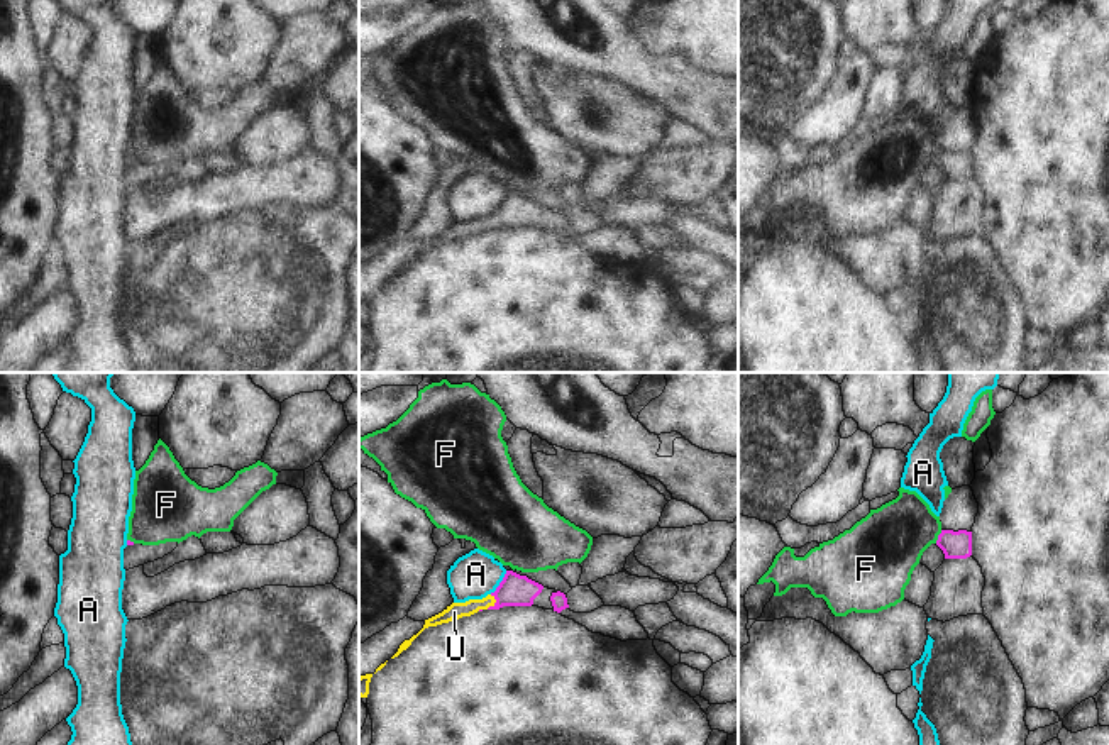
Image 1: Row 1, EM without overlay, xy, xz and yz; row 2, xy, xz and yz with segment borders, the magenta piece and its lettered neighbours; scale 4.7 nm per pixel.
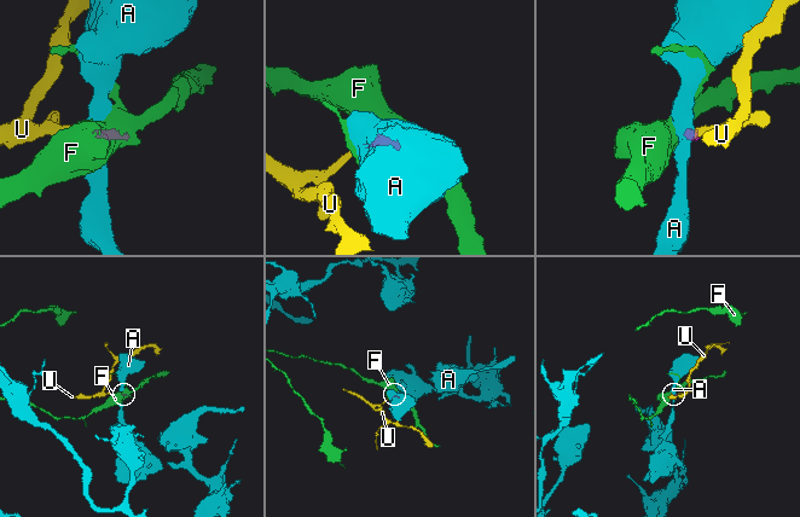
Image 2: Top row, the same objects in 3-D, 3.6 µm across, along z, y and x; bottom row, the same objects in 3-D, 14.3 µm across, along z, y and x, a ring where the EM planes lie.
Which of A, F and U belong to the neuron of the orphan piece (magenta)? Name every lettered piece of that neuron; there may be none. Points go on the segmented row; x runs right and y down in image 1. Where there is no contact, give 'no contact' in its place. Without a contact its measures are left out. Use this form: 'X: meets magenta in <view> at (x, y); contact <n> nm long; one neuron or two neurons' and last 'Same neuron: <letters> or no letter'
A: meets magenta in xz at (500, 583); contact 140 nm long; two neurons
F: meets magenta in yz at (938, 537); contact 70 nm long; two neurons
U: meets magenta in xz at (495, 603); contact 80 nm long; one neuron
Same neuron: U

